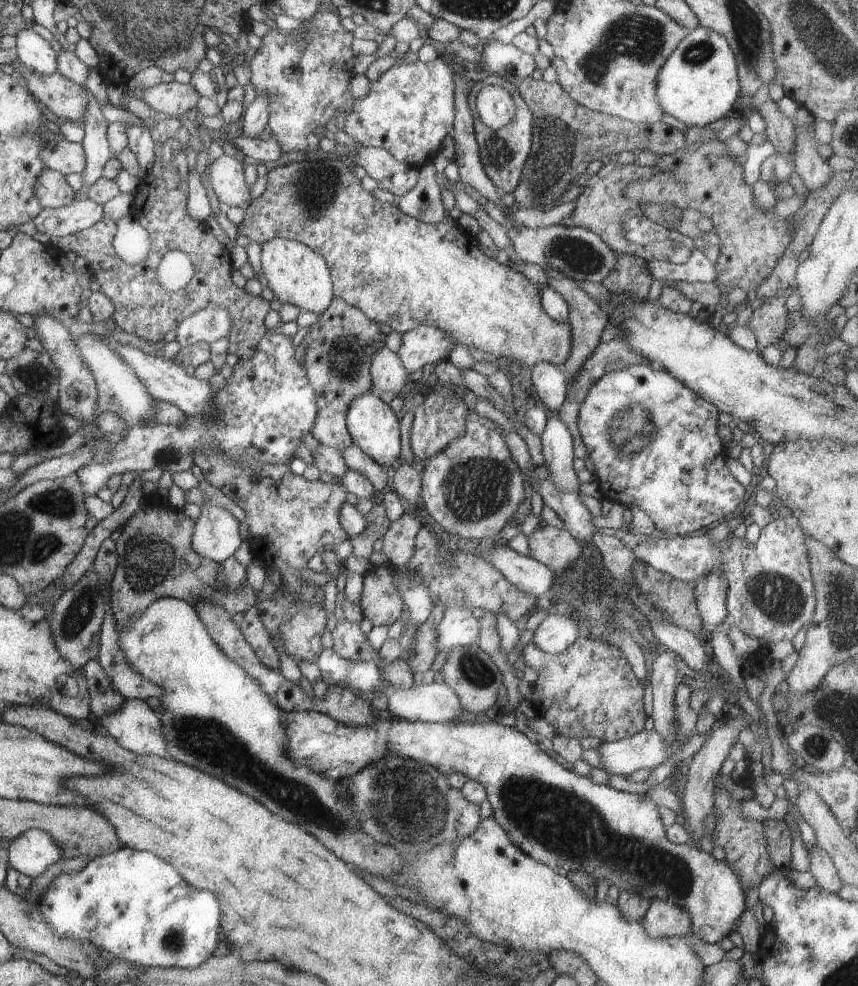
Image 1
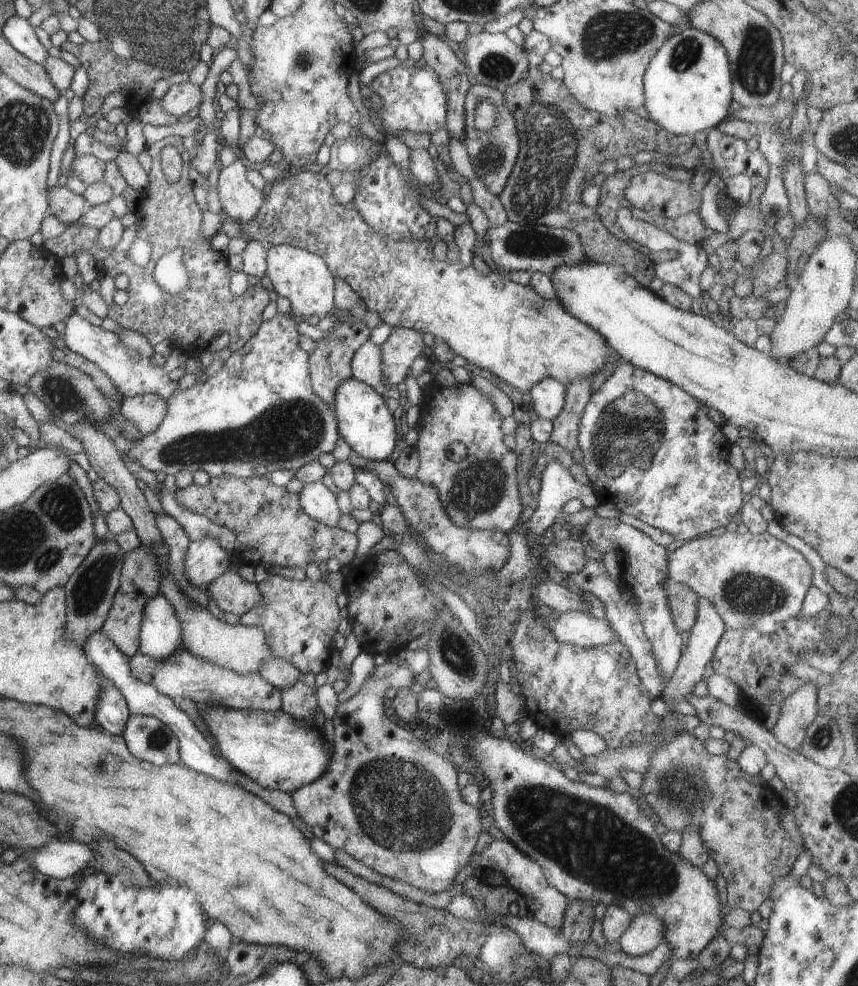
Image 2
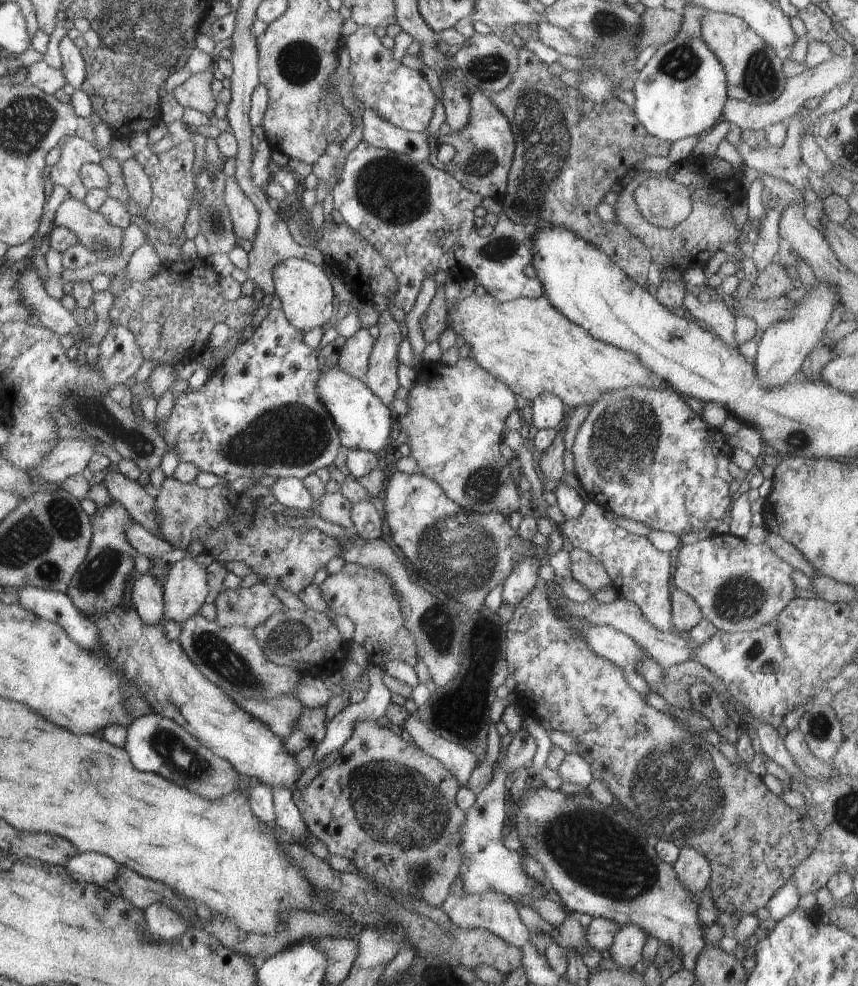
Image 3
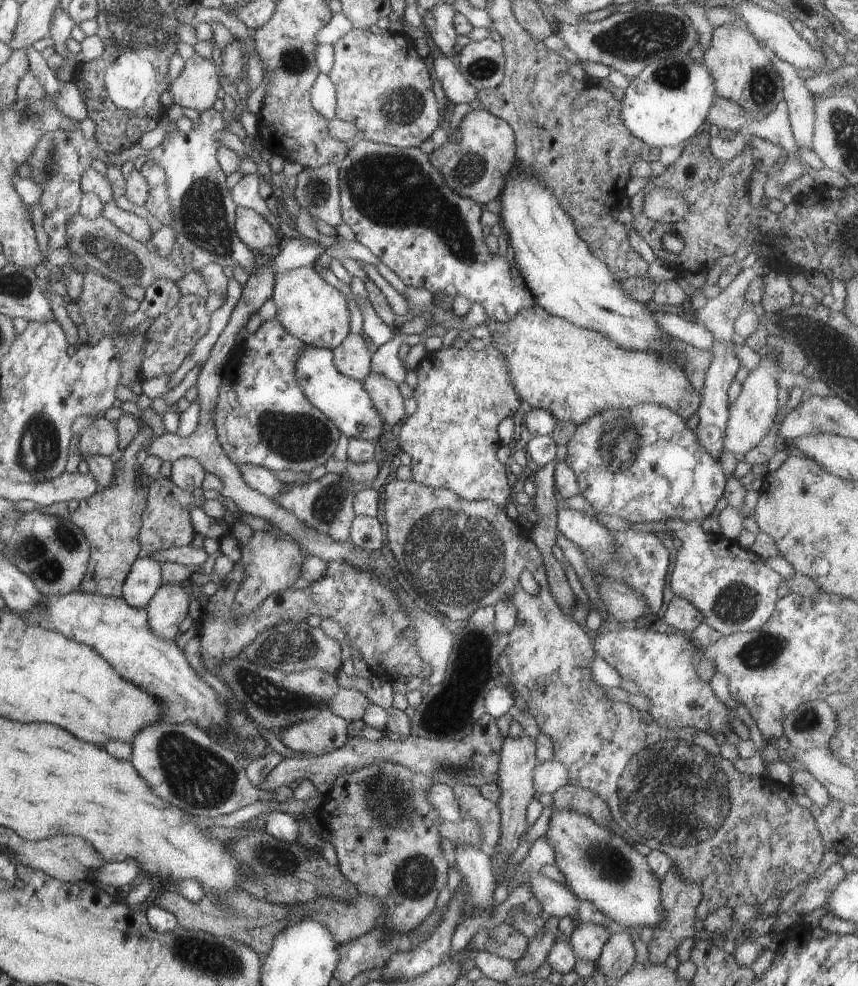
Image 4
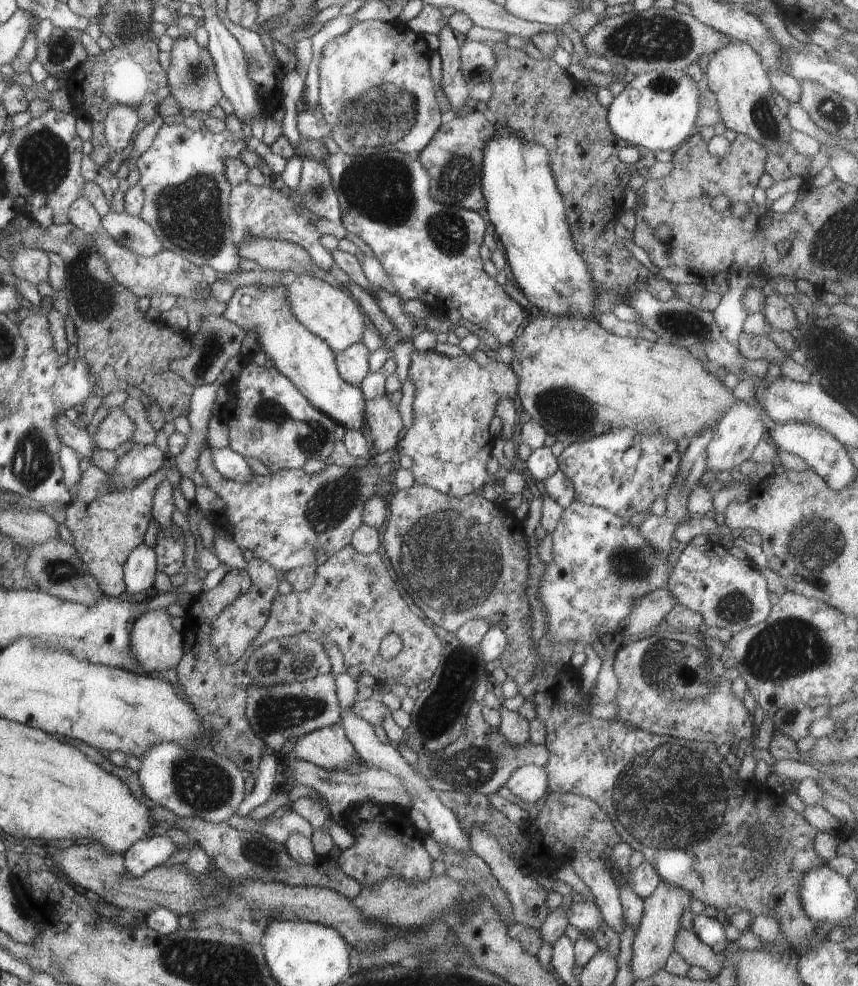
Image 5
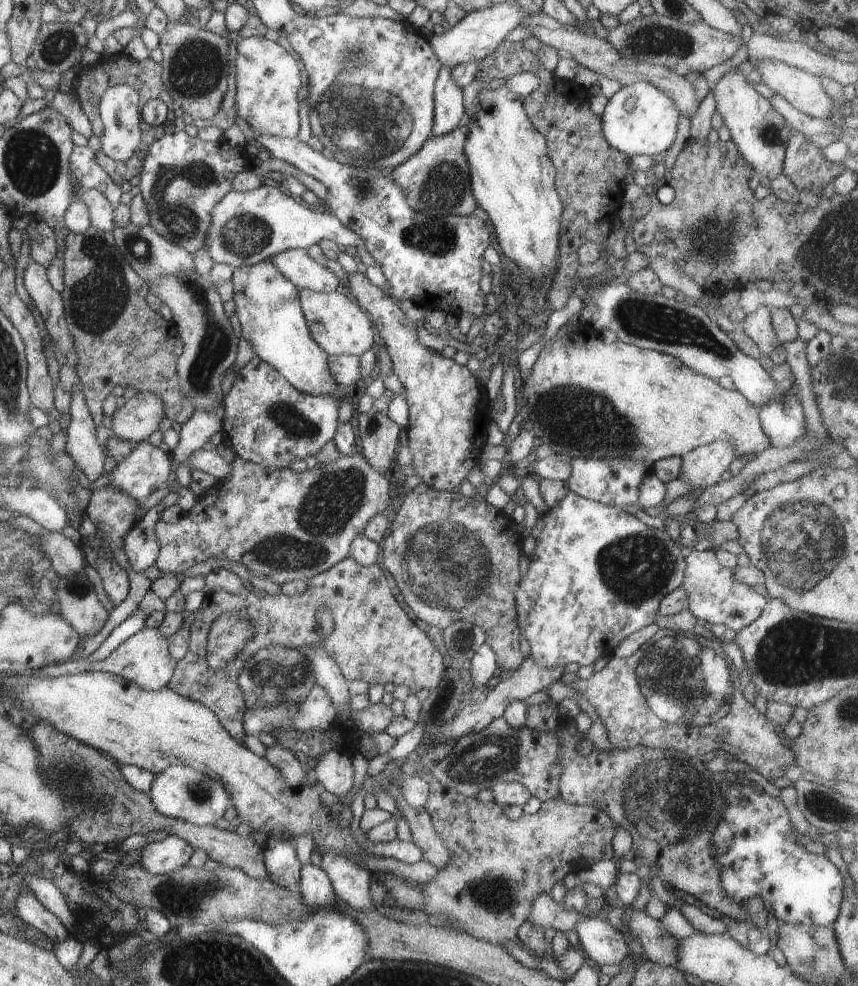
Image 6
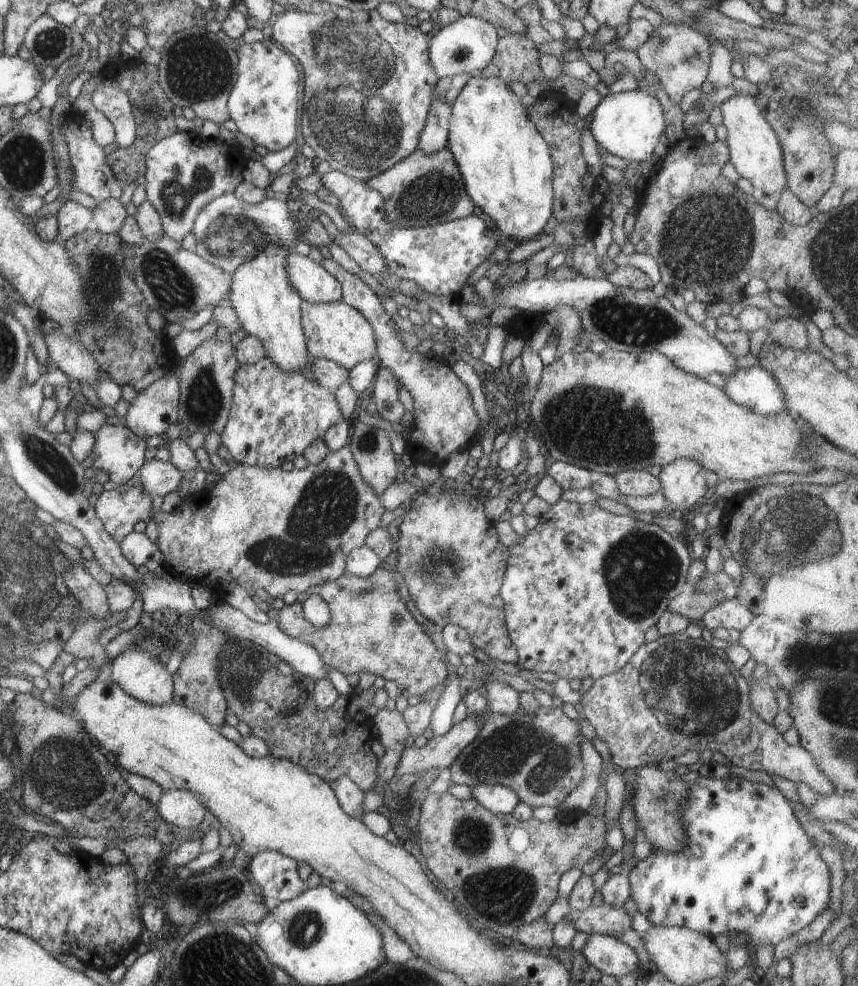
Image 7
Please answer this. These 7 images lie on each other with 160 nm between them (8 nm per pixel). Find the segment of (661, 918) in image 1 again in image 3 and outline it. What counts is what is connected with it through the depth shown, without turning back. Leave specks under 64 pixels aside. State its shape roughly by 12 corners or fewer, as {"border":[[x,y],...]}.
{"border":[[621,926],[608,949],[625,970],[640,965],[648,934]]}

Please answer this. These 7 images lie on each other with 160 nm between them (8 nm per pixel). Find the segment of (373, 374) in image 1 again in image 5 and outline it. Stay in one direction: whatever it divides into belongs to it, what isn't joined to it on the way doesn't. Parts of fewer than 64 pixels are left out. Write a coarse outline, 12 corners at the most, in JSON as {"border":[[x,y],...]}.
{"border":[[356,343],[336,353],[340,376],[359,386],[371,372],[371,352]]}

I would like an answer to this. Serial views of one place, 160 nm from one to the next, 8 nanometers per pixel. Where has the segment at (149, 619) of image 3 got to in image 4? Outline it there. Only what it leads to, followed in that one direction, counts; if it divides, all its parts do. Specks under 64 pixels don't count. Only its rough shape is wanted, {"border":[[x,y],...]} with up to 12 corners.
{"border":[[139,556],[121,597],[147,609],[162,586],[161,564]]}

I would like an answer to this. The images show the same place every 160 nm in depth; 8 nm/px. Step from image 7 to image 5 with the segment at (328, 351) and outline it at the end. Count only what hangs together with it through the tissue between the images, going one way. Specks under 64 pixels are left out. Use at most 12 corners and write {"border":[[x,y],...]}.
{"border":[[308,275],[287,286],[296,320],[335,353],[367,321],[347,290]]}

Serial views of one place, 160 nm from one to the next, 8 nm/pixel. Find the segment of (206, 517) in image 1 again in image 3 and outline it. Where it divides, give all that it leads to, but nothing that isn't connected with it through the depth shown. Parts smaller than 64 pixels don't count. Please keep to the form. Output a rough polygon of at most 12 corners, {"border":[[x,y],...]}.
{"border":[[185,552],[163,586],[163,618],[181,625],[208,594],[206,567]]}

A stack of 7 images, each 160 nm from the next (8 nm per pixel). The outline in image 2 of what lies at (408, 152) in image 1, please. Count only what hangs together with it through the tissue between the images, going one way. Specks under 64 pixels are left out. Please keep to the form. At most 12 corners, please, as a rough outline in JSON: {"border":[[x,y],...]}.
{"border":[[427,65],[395,67],[369,84],[379,116],[397,130],[436,132],[446,95]]}

